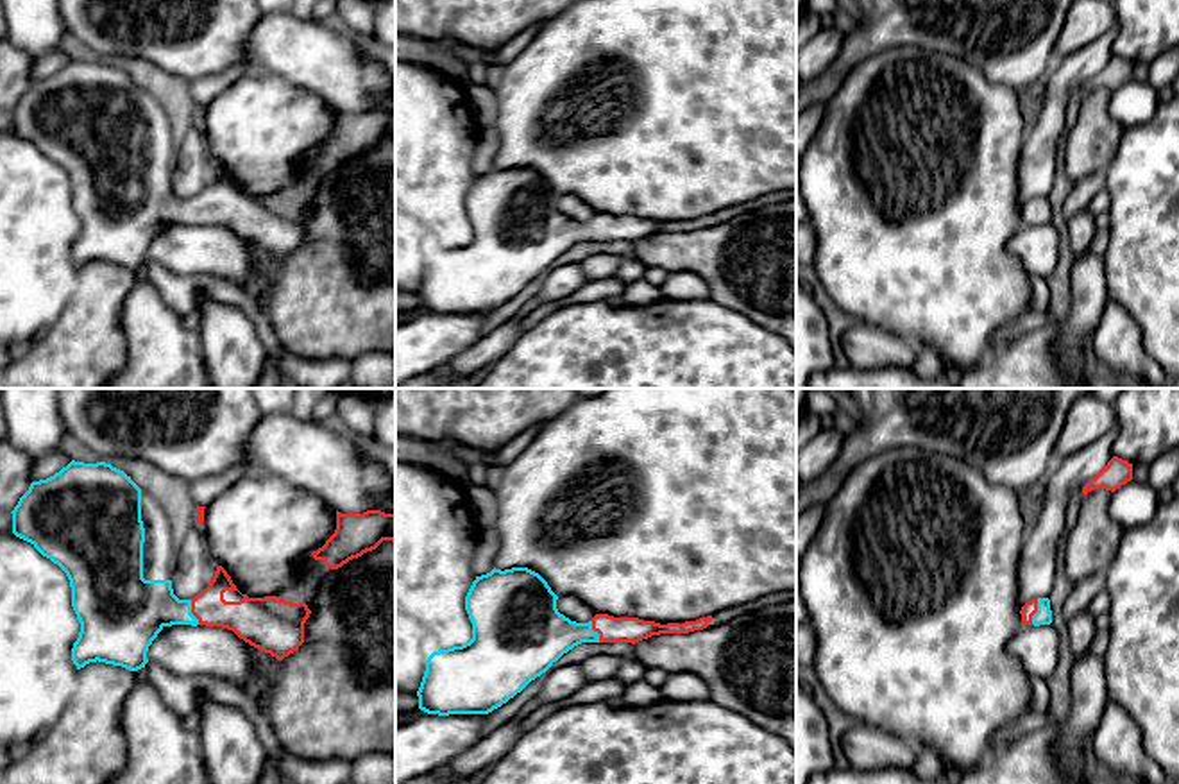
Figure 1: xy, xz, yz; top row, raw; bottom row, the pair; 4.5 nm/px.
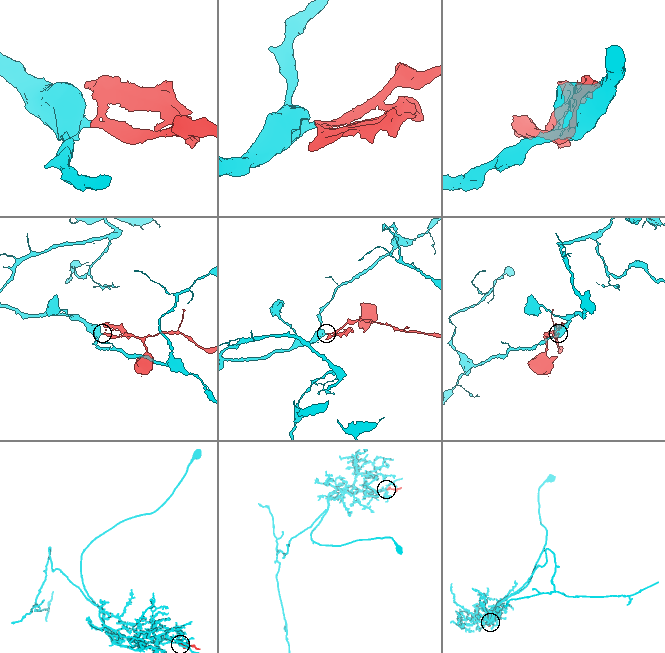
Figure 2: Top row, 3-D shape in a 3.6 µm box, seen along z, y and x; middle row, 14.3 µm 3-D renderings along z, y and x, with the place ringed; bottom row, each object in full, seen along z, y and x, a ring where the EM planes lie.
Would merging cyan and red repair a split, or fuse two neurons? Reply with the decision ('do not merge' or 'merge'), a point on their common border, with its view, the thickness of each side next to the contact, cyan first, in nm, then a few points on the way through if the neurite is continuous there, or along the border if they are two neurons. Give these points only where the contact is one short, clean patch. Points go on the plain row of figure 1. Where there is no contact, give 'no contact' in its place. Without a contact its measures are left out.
merge; contact yz (1038, 210); calibres 80 and 70 nm; way yz (1043, 215), (1038, 210), (1029, 208)

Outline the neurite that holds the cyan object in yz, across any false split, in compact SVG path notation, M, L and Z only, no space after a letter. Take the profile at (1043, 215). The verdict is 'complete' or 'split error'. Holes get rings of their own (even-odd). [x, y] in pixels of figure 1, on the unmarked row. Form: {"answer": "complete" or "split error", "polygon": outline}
{"answer": "split error", "polygon": "M1036 197L1027 200L1022 209L1022 222L1023 224L1050 224L1052 222L1052 209L1050 209L1050 199L1048 197Z"}

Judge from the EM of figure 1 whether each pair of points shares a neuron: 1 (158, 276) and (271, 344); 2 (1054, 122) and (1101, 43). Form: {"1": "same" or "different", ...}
{"1": "same", "2": "same"}

